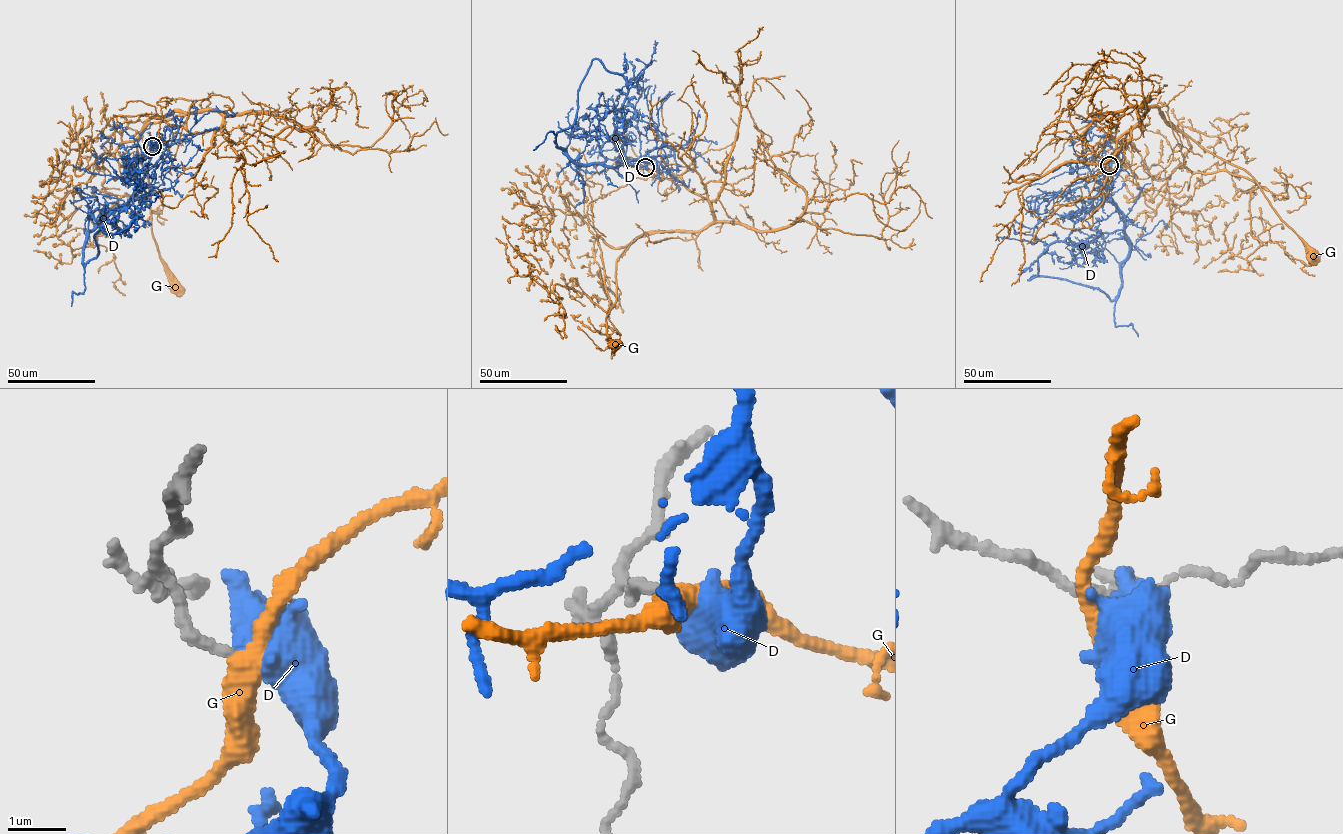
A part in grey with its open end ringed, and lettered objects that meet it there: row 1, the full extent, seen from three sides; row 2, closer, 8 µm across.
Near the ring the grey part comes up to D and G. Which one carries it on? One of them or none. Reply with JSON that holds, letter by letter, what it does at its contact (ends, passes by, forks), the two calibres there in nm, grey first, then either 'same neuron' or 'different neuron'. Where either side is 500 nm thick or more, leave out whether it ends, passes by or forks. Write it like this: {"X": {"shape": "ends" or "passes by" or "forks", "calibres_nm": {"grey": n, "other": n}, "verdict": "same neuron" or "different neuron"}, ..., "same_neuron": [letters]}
{"D": {"shape": "passes by", "calibres_nm": {"grey": 200, "other": 420}, "verdict": "same neuron"}, "G": {"shape": "passes by", "calibres_nm": {"grey": 200, "other": 360}, "verdict": "different neuron"}, "same_neuron": ["D"]}

